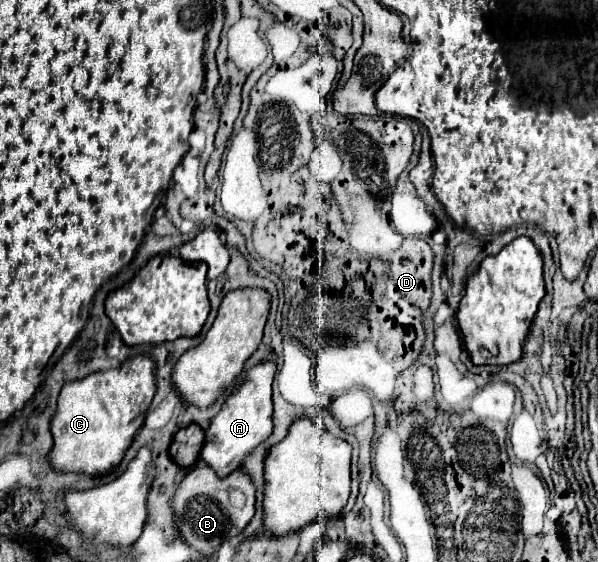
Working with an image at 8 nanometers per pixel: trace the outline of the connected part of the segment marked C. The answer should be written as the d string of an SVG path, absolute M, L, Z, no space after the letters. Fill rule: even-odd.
M134 356L114 370L92 372L82 380L64 384L52 418L52 468L86 474L102 474L116 468L130 448L136 430L144 424L154 390L156 364L148 356Z

